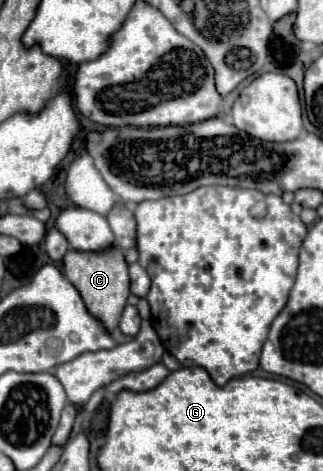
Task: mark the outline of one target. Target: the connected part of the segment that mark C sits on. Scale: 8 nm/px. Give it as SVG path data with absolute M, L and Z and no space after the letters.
M109 248L105 252L79 252L69 250L63 258L63 272L65 278L79 290L87 310L107 328L107 332L113 332L119 326L121 312L127 304L129 296L129 274L127 274L127 262L121 254L121 250Z

